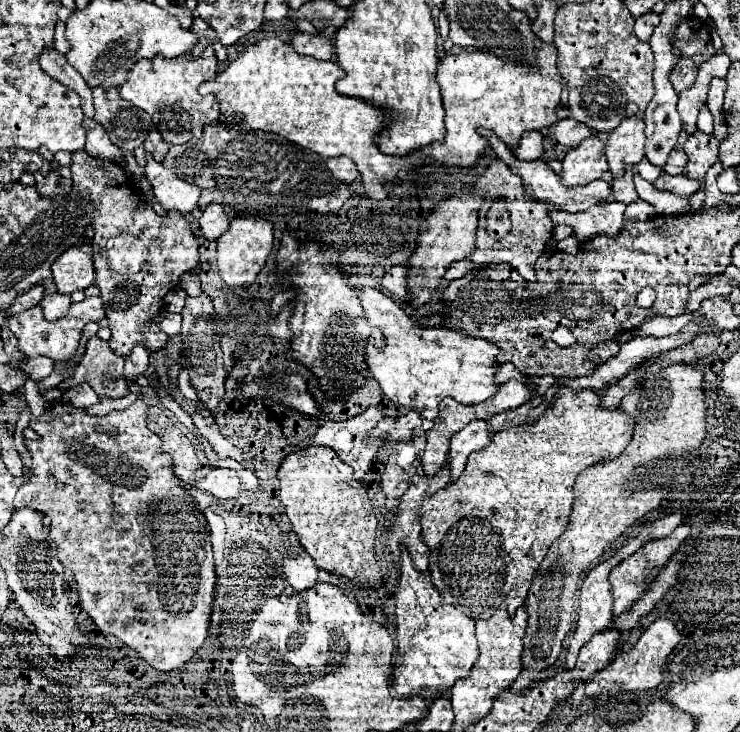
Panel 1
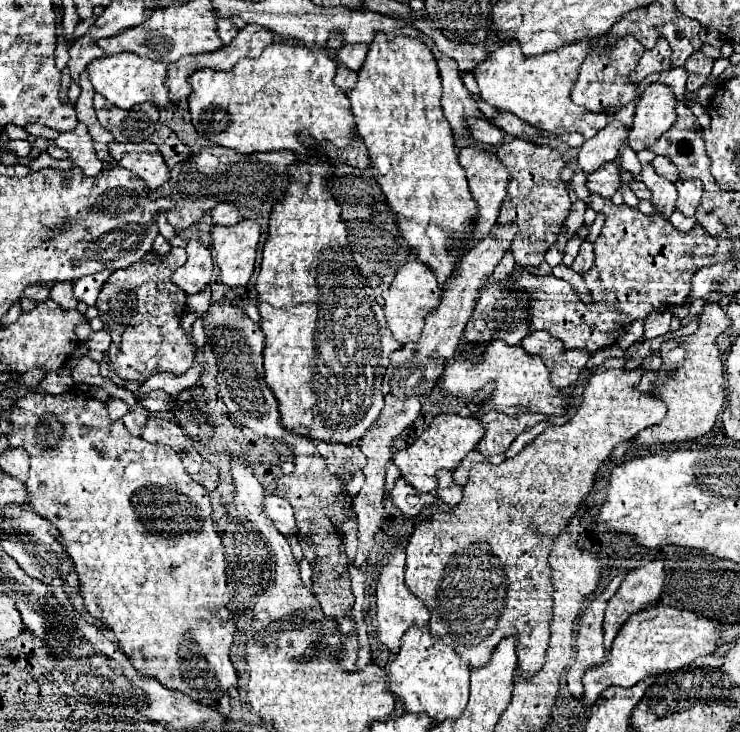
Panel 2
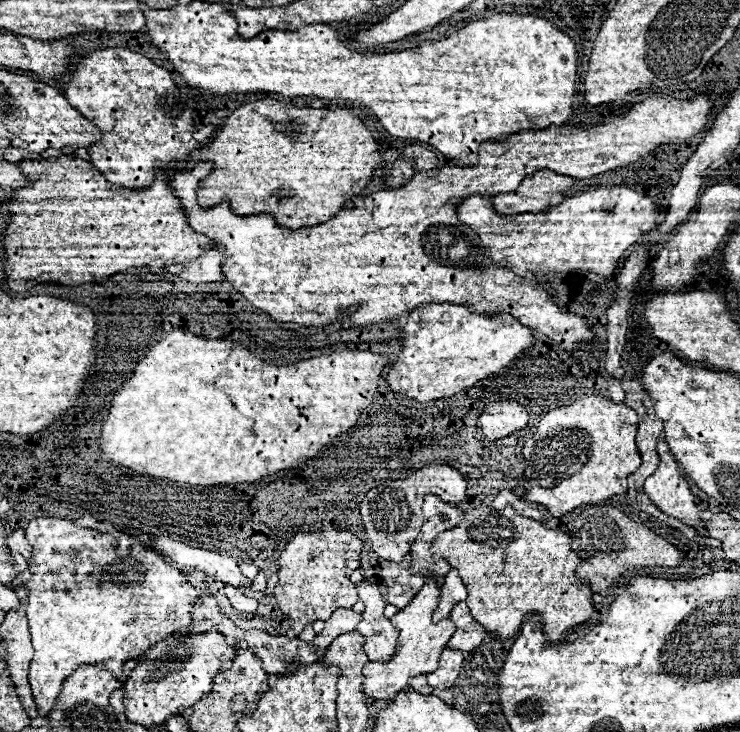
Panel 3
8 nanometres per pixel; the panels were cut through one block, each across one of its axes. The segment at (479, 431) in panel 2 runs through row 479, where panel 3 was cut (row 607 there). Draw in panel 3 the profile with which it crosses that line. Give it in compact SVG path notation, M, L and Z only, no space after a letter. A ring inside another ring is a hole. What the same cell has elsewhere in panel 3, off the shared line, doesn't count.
M426 576L424 586L410 600L410 604L390 618L392 624L400 630L398 648L396 648L394 656L388 662L368 662L366 664L364 692L370 698L378 698L378 700L394 698L408 684L410 678L420 676L420 674L430 674L430 672L434 672L438 668L440 652L448 646L448 640L452 638L452 634L456 630L450 616L442 618L440 622L432 622L438 598L440 598L440 586L436 584L436 576Z

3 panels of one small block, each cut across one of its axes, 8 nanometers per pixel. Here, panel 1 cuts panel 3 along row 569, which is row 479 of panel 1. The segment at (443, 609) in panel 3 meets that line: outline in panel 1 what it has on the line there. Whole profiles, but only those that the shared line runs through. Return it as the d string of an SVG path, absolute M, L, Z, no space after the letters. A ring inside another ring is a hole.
M472 420L466 428L456 432L450 440L448 462L452 468L452 480L456 480L466 464L466 458L474 452L484 448L492 440L494 432L488 430L488 420Z

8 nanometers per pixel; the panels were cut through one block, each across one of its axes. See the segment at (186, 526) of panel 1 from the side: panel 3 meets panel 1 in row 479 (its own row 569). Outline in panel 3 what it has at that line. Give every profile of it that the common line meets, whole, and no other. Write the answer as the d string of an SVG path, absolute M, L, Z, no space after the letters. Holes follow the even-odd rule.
M36 518L28 524L26 538L34 548L28 558L28 570L32 570L32 580L28 582L28 622L34 644L28 682L40 716L52 710L64 678L76 668L84 664L100 666L116 678L122 678L122 662L142 656L152 644L190 624L194 600L202 602L202 596L206 596L206 604L210 604L208 596L212 594L216 598L214 582L190 582L180 570L166 564L164 558L146 550L136 538L124 532L96 532L92 528L78 528L74 522L62 518Z

